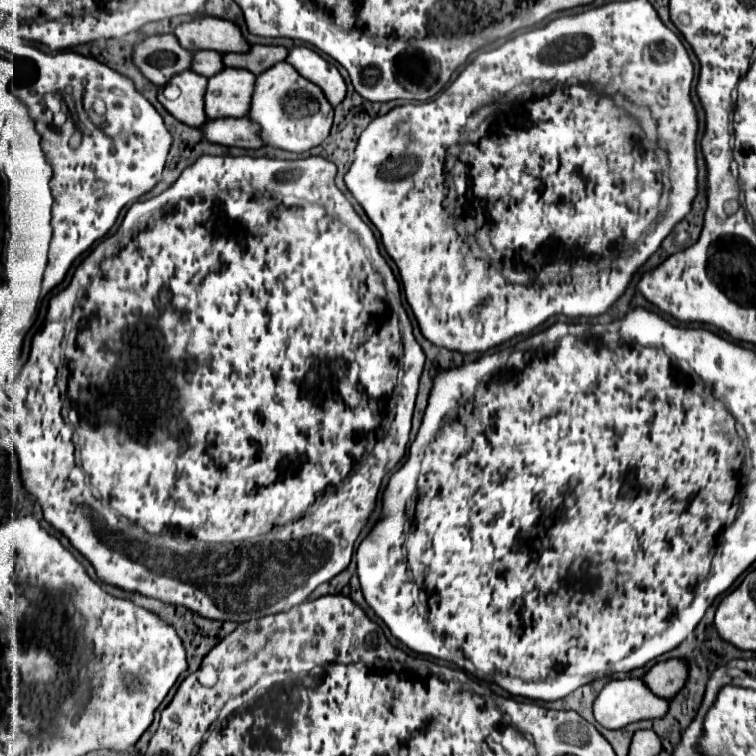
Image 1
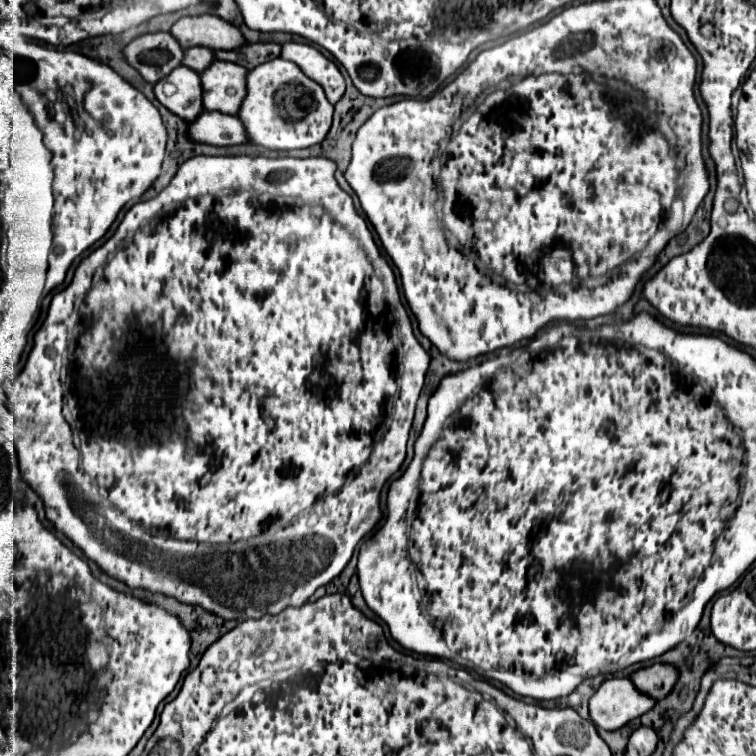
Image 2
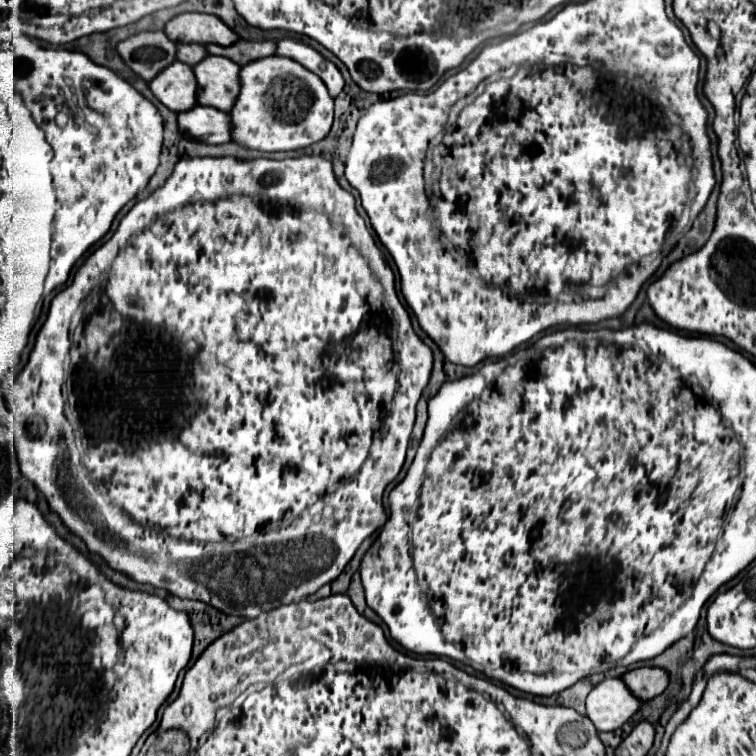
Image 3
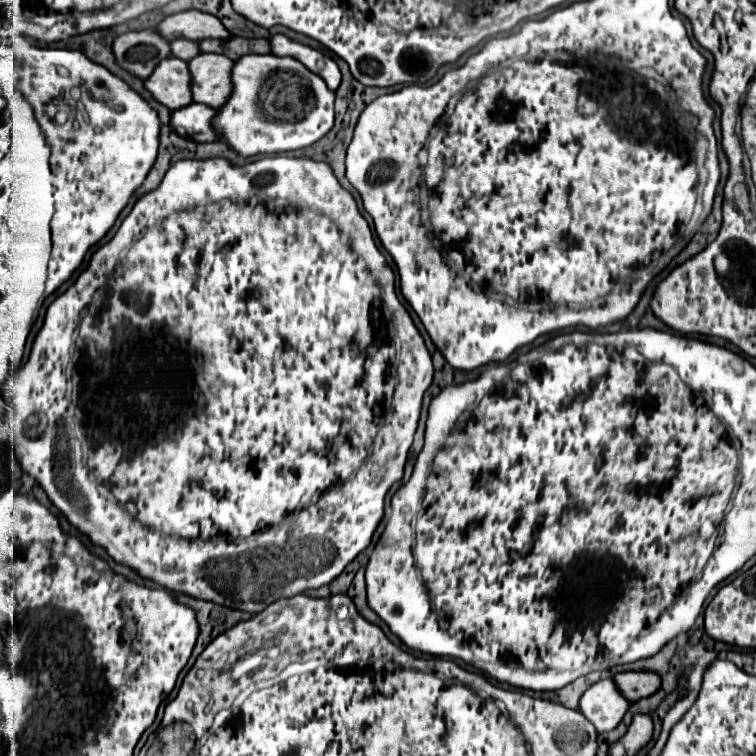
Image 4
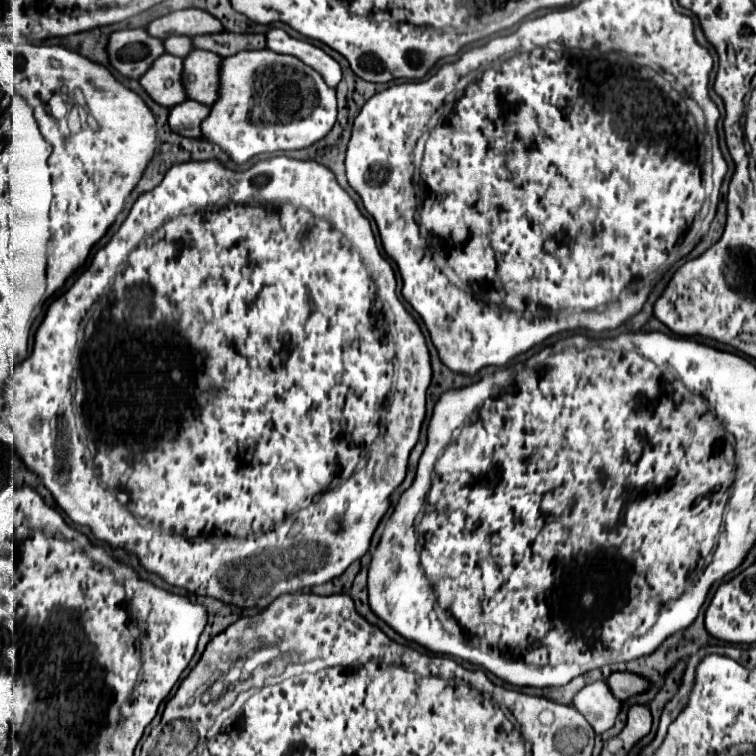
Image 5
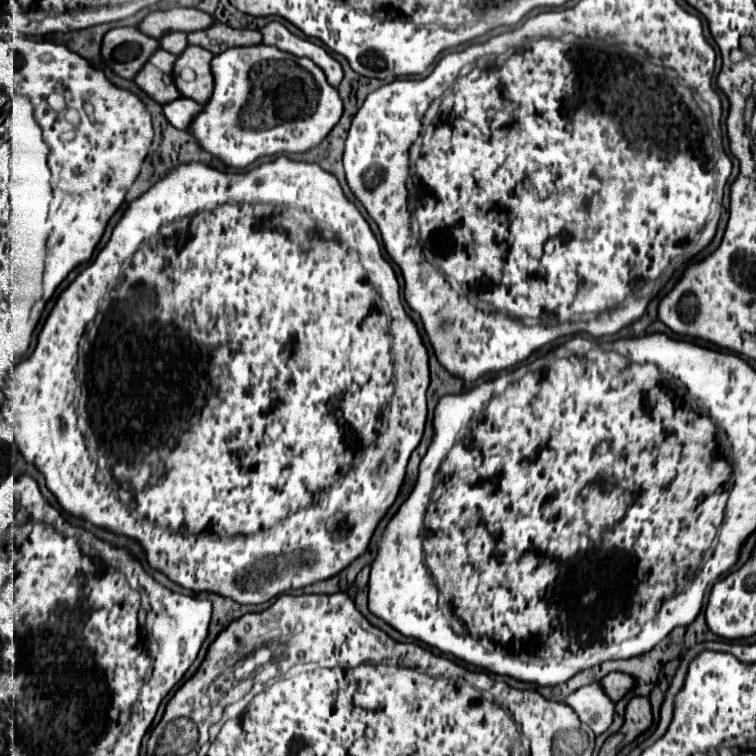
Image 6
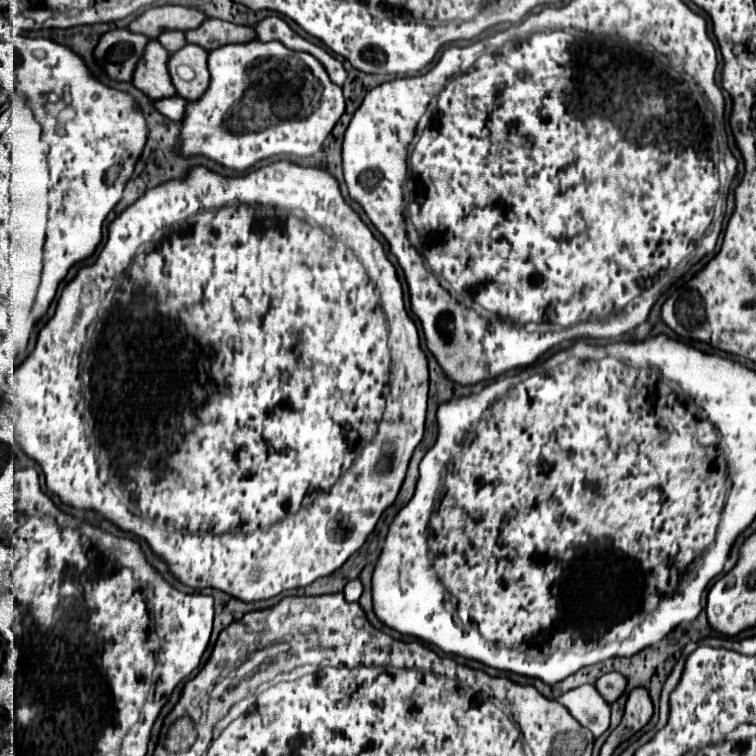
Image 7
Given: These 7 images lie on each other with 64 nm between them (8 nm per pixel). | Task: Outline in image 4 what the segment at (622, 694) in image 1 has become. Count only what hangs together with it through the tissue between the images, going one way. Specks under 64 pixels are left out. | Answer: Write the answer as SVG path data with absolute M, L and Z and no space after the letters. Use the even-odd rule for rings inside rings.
M612 678L592 684L580 698L580 712L596 726L598 734L614 730L622 720L628 702L620 696Z

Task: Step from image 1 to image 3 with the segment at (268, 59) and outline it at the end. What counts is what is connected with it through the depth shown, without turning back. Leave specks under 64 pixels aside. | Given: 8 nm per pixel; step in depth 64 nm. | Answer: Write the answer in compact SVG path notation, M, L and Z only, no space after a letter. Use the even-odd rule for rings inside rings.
M238 40L232 46L218 46L218 44L206 44L208 54L214 56L226 56L236 64L246 64L252 58L264 58L272 56L276 52L274 42L248 42L248 40Z

